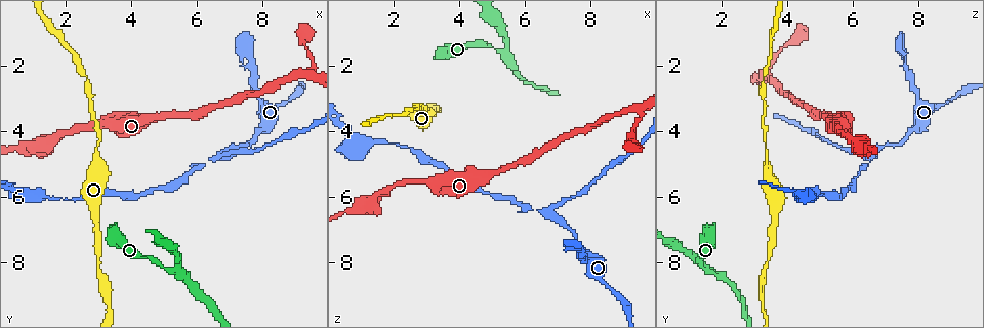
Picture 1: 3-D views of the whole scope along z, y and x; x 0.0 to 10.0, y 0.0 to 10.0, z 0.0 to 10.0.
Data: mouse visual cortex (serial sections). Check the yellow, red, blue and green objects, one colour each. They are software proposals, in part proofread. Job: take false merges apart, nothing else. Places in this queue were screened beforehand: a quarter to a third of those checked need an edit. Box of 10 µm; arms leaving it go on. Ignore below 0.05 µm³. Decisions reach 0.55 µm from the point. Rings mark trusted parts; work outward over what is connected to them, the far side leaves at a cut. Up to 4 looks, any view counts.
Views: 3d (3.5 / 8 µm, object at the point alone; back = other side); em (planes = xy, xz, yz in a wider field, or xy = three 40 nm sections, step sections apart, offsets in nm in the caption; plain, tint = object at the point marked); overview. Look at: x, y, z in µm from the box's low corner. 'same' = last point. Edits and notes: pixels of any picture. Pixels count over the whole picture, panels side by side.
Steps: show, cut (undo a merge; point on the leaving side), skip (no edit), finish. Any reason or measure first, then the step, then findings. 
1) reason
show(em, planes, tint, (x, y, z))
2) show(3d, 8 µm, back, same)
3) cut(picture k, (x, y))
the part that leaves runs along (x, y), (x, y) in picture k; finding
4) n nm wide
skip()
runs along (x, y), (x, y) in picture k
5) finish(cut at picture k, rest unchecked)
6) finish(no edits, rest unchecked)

thick turns thin
show(3d, 3.5 µm, (2.95, 6.75, 3.65))

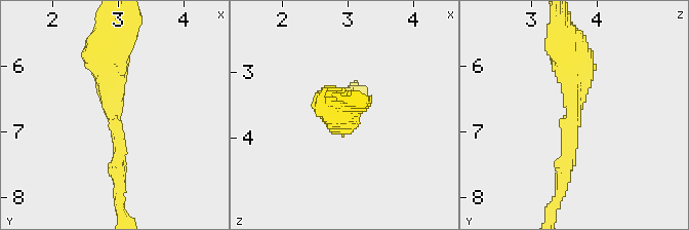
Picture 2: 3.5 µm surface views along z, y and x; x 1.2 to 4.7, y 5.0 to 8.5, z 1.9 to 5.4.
arms of 200, 450 nm
skip()
continuous, no second cell

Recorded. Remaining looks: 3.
show(3d, 3.5 µm, (6.80, 4.75, 6.50))

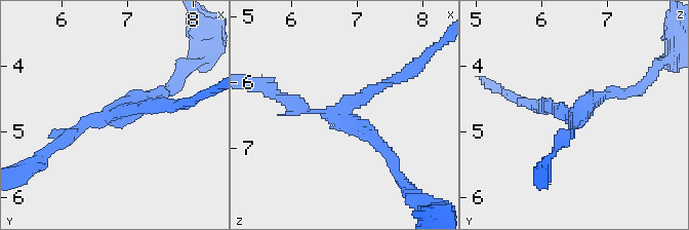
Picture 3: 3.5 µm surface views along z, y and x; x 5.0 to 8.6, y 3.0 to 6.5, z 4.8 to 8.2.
3 arms; arms of 150, 150, 150 nm; now the EM
show(em, xy, step 5, plain, (6.70, 4.75, 6.50))

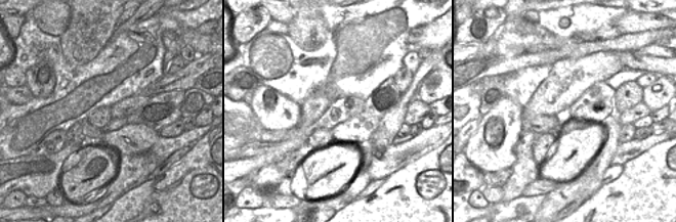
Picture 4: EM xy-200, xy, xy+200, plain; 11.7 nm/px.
show(em, xy, step 5, tint, same)

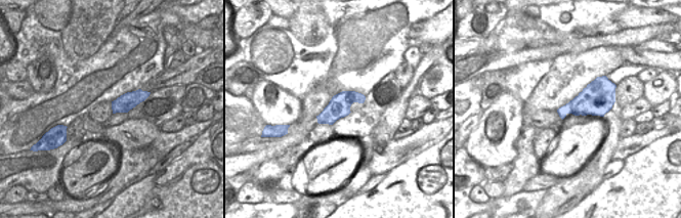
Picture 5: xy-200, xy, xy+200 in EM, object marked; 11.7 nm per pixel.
cut(picture 3, (376, 87))
the part that leaves runs along (340, 109), (410, 73), (426, 56) in picture 3; a second cell is stuck on

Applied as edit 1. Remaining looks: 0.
finish(cut at picture 3, rest unchecked)

